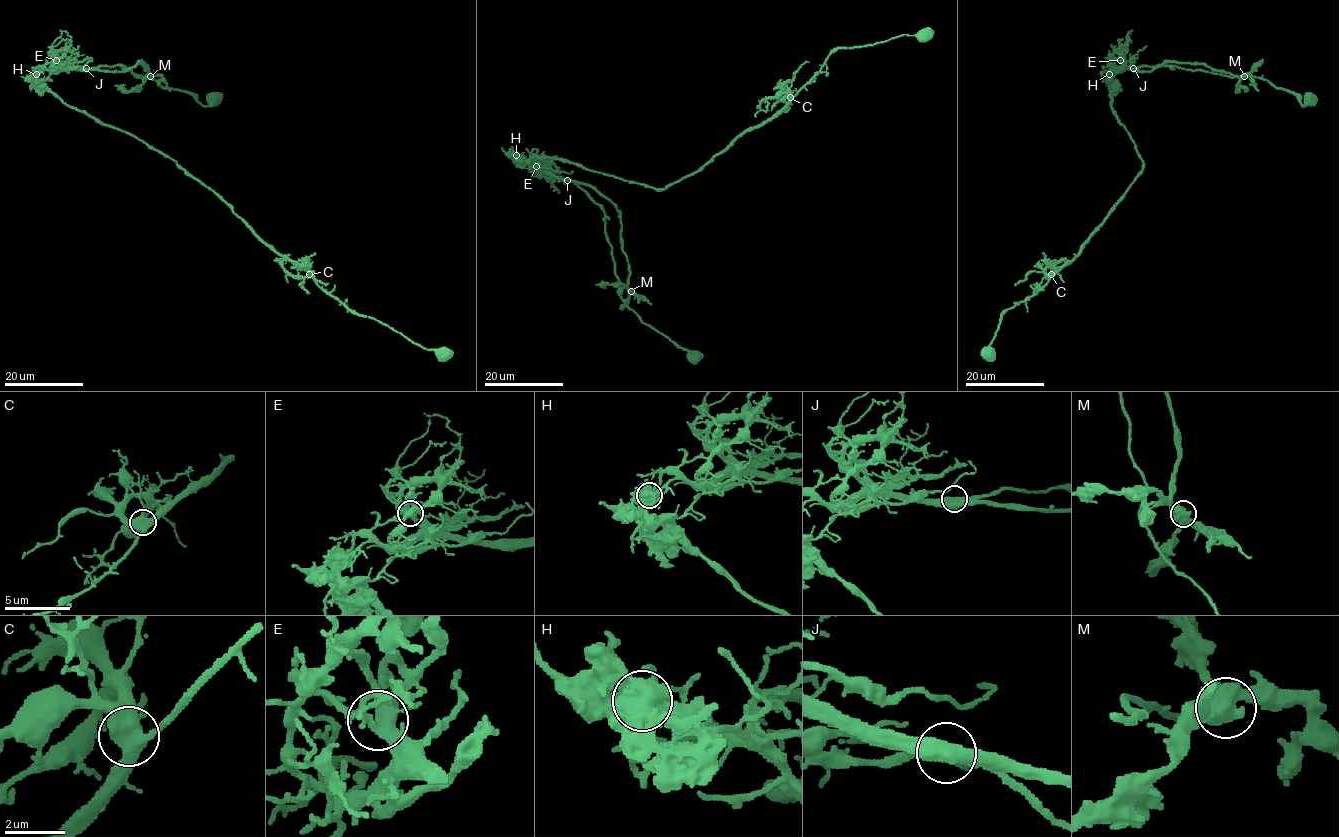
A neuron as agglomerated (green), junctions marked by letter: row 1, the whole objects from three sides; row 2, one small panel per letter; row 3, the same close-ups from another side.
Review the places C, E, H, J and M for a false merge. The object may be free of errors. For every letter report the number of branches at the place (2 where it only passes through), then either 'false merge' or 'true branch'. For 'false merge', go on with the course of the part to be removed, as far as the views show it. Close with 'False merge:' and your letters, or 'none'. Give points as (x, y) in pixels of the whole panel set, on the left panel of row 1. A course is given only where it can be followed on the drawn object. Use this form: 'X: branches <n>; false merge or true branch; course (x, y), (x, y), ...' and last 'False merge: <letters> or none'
C: branches 5; true branch
E: branches 7; true branch
H: branches 6; false merge; course (35, 74), (42, 69), (124, 65), (162, 87), (189, 92), (203, 105), (212, 104), (222, 95)
J: branches 2; true branch
M: branches 3; true branch
False merge: H

